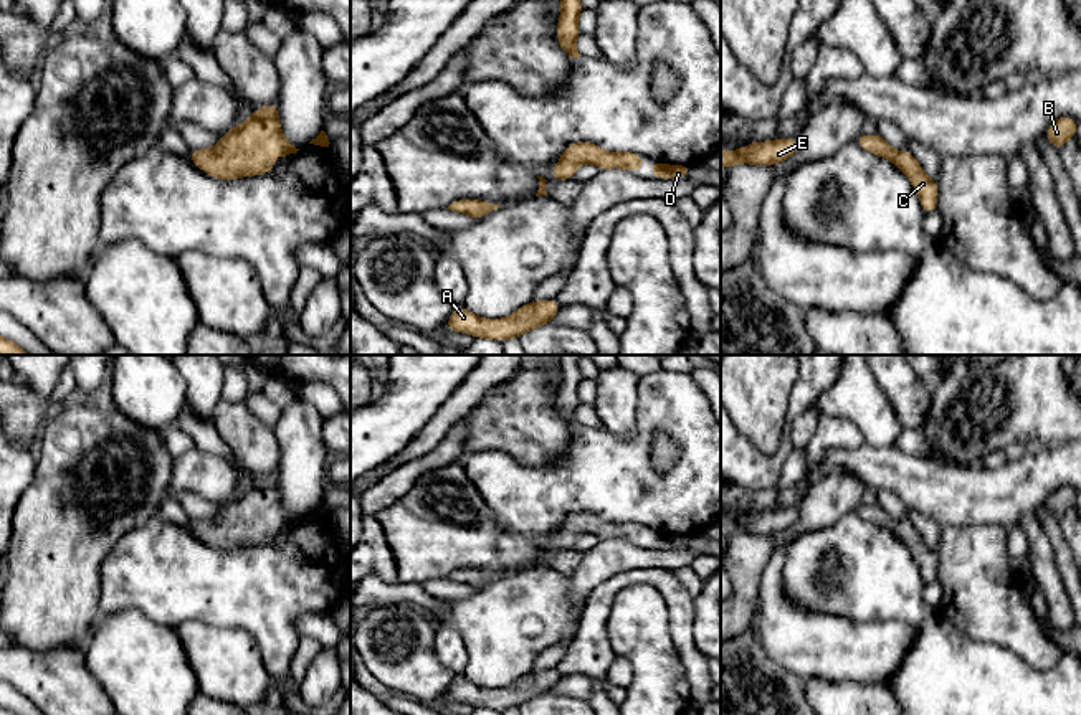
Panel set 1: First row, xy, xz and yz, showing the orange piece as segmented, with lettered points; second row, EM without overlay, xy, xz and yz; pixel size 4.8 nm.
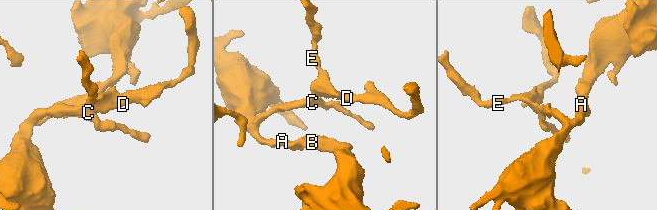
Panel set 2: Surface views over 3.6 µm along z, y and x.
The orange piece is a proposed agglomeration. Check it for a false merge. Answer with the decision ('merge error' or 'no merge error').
no merge error

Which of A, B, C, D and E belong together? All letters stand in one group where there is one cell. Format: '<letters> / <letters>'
A B C D E

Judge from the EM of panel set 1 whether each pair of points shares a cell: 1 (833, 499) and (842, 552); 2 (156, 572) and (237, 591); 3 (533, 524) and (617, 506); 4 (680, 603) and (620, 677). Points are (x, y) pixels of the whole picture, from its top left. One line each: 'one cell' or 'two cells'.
1: two cells
2: one cell
3: one cell
4: two cells

